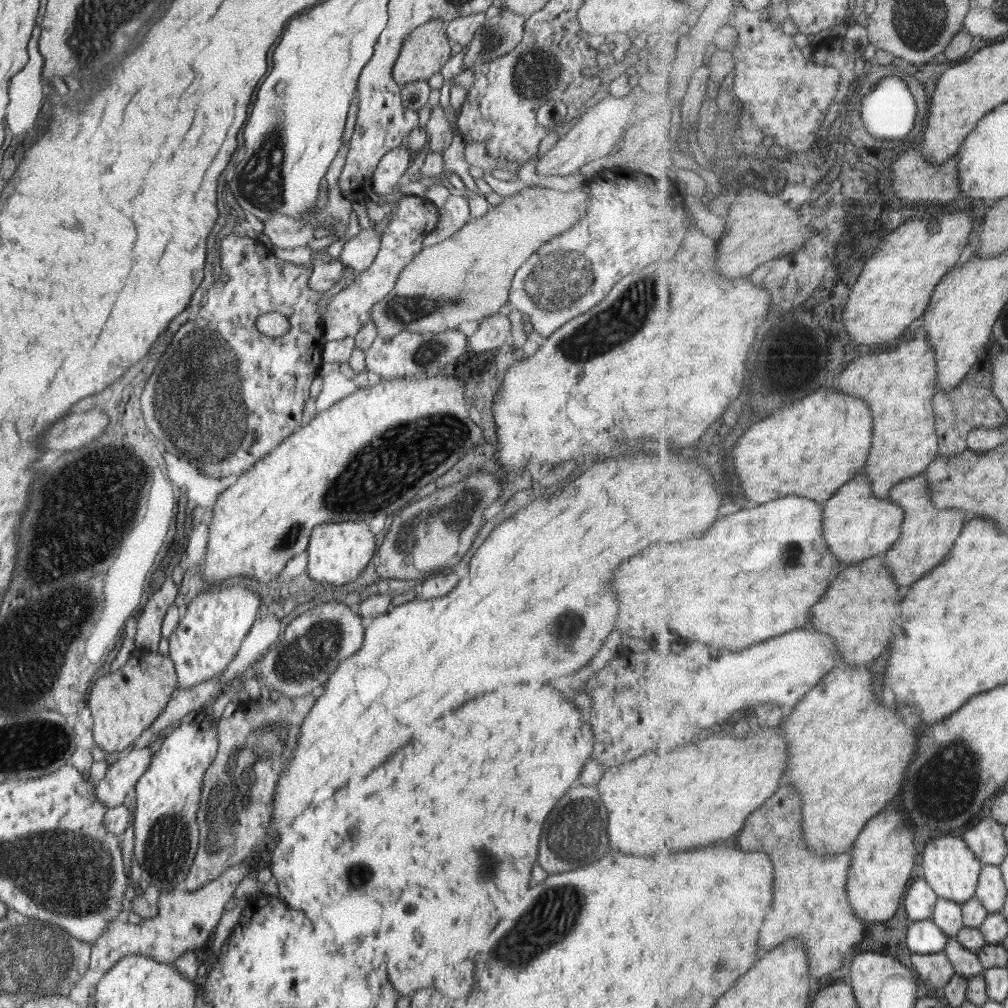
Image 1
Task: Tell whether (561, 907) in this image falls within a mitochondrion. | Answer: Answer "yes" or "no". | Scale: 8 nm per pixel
yes

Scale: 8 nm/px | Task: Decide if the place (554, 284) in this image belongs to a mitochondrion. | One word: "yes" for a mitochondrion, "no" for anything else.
yes

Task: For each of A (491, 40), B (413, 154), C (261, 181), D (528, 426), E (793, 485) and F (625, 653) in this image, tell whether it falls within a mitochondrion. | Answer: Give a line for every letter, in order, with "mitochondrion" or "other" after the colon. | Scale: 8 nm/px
A: mitochondrion
B: other
C: mitochondrion
D: other
E: other
F: other

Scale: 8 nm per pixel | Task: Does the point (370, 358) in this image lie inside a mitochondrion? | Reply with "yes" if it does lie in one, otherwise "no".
no

